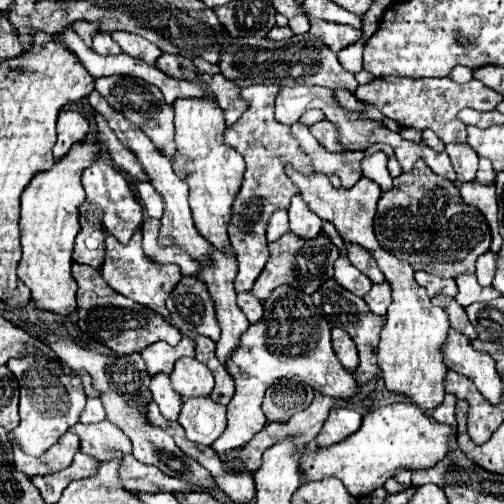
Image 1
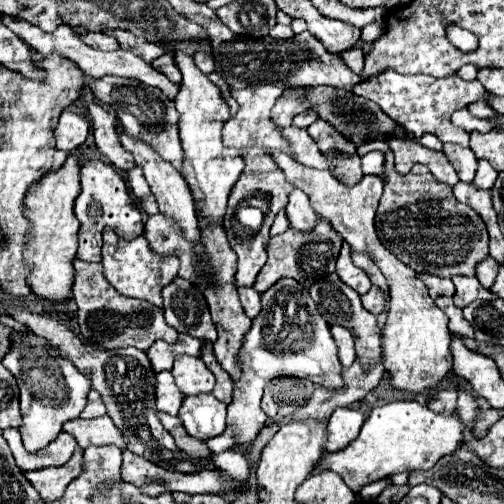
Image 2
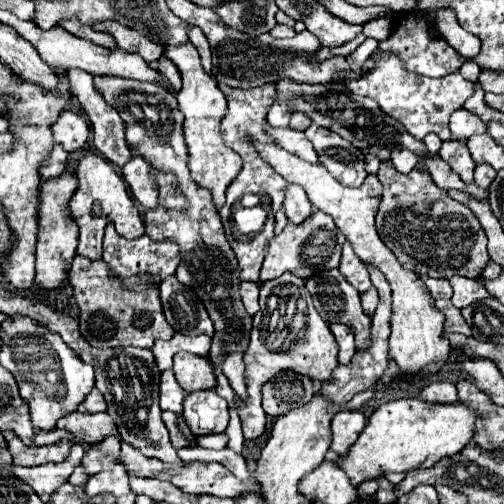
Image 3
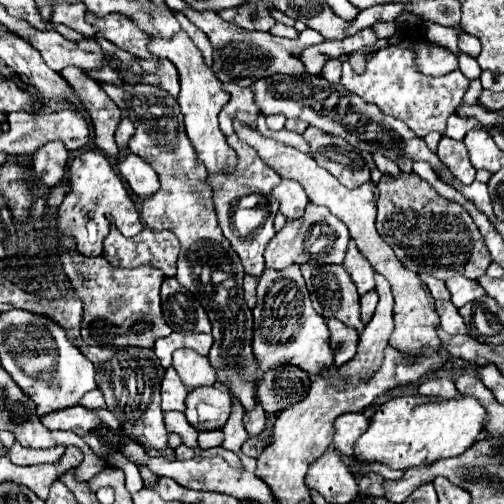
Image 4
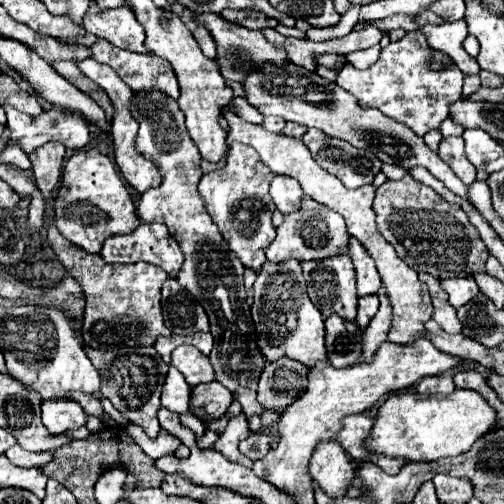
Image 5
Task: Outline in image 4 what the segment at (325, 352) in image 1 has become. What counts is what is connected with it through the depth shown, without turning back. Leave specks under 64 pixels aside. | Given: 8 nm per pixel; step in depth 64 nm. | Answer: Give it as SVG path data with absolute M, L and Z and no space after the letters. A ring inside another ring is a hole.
M294 264L292 268L284 268L280 272L264 270L258 282L258 304L252 310L252 314L254 314L252 352L258 362L256 382L260 382L268 370L278 368L282 364L298 366L308 374L318 374L324 368L334 366L330 330L324 318L312 308L302 272ZM256 398L256 406L244 412L244 428L250 436L258 436L266 428L266 412L262 410L258 398ZM212 430L212 432L200 432L198 436L198 446L208 450L208 448L216 448L224 442L224 434L222 430Z

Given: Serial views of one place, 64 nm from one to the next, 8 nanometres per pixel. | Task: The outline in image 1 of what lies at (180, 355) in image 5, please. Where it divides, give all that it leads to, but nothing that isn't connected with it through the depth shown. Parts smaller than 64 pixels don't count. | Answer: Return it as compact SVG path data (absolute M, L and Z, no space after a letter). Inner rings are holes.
M196 358L178 360L174 372L170 374L170 380L172 380L172 388L180 394L180 398L210 396L214 388L212 372Z

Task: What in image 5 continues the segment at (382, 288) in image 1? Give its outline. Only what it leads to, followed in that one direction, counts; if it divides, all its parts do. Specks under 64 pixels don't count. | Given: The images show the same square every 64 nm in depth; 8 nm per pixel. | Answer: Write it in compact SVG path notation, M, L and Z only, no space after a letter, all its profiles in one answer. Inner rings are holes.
M364 296L358 300L358 316L356 316L356 324L360 328L366 328L368 322L372 320L372 316L378 312L378 296Z

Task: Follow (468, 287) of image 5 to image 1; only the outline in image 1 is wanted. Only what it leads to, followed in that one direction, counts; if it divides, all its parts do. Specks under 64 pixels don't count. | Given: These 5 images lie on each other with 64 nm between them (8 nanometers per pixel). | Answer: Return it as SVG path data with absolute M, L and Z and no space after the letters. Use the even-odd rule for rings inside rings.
M462 274L456 278L456 284L458 284L456 302L462 304L464 308L474 302L488 302L488 300L500 296L500 292L496 292L492 286L490 288L480 286L476 280L476 274Z

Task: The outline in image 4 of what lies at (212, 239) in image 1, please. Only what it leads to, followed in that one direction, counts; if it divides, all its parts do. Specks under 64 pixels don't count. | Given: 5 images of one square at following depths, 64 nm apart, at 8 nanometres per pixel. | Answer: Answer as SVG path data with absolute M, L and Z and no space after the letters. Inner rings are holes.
M186 32L180 36L174 36L172 40L160 40L160 36L150 40L150 50L156 56L168 58L180 74L180 94L178 94L178 104L184 114L184 124L186 124L186 134L196 150L198 162L202 162L208 170L208 174L230 174L234 172L236 166L236 152L226 144L224 134L218 128L218 114L228 102L228 94L222 90L220 80L210 72L210 68L204 64L204 58L200 50L194 46L194 42L188 38Z

